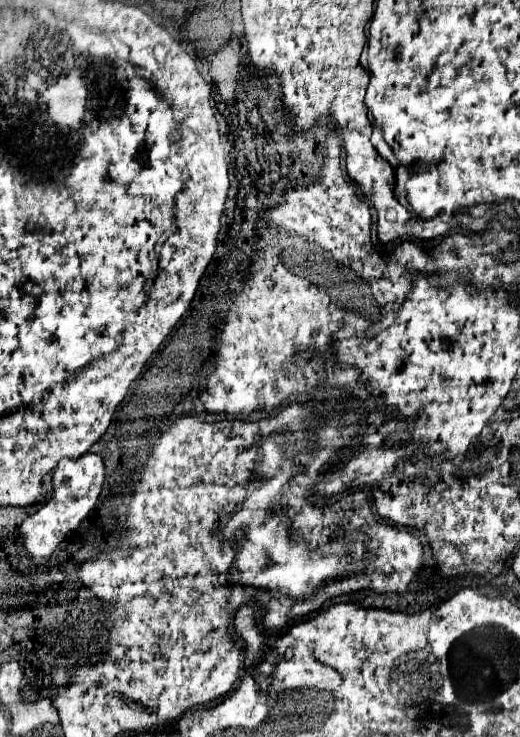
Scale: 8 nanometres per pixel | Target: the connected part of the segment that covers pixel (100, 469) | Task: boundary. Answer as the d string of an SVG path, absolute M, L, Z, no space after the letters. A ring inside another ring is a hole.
M85 454L77 460L63 458L57 464L53 472L53 494L49 502L43 504L35 514L25 518L21 526L25 538L25 550L35 564L43 564L53 554L57 544L67 536L67 532L75 530L81 524L81 520L93 510L101 494L103 480L105 480L105 466L99 454Z

